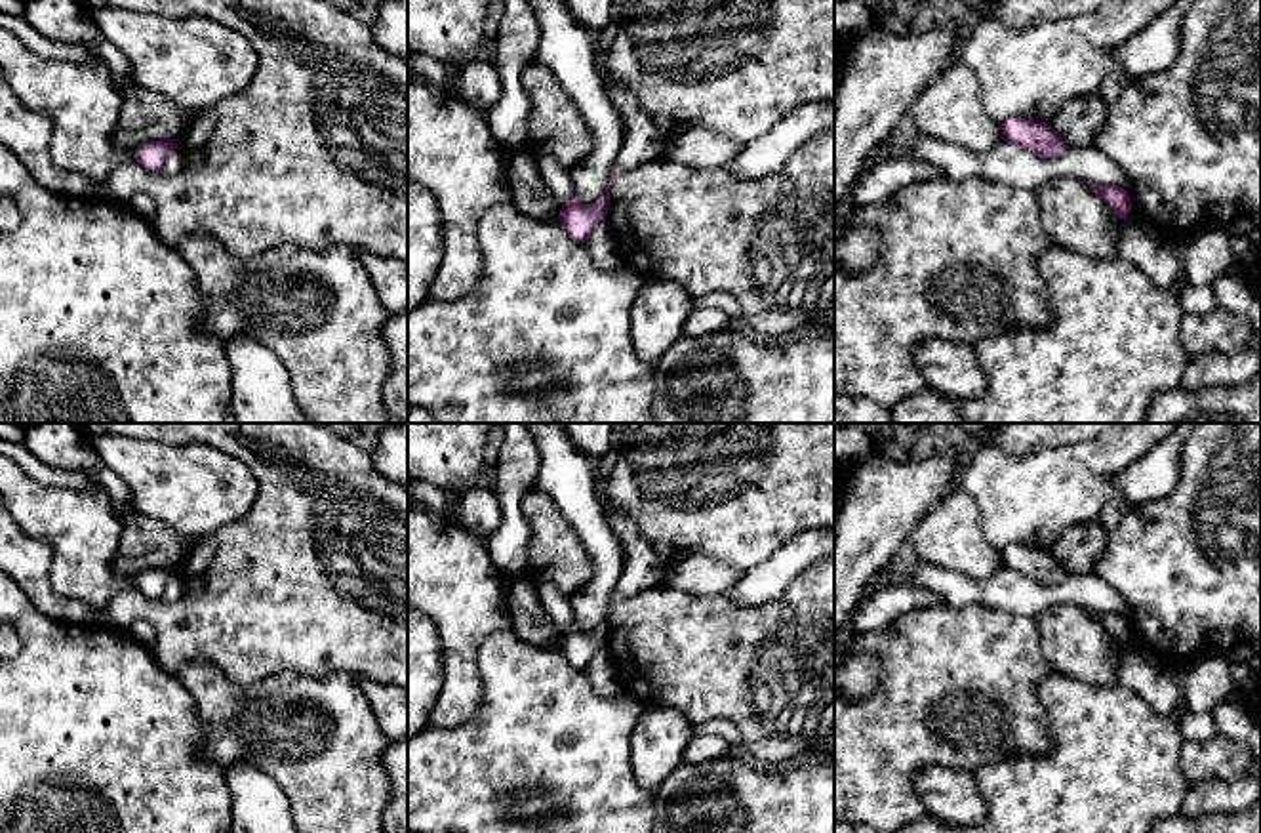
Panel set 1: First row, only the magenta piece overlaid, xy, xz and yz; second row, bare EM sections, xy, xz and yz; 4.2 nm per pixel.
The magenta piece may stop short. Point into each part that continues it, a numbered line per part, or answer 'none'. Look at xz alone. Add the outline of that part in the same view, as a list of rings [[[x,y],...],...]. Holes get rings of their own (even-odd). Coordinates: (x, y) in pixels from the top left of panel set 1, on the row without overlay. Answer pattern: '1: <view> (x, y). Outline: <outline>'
1: xz (642, 568). Outline: [[[600,478],[596,484],[596,492],[606,520],[619,539],[623,555],[623,572],[615,585],[613,599],[621,600],[659,583],[665,583],[671,566],[667,566],[653,551],[653,547],[644,539],[634,520],[608,501],[606,490],[600,486]]]

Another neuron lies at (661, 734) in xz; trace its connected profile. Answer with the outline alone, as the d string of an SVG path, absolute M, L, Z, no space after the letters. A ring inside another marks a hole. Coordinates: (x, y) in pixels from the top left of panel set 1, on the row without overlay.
M648 705L632 730L632 772L644 789L655 789L680 766L695 724L676 709Z

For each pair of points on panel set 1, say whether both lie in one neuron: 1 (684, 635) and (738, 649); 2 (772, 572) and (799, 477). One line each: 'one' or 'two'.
1: one
2: two

